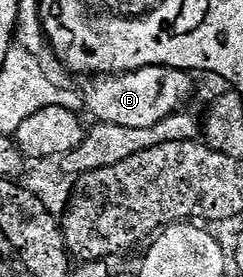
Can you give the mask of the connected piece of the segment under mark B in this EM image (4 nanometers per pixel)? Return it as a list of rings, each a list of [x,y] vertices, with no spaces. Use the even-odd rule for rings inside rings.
[[[152,66],[130,74],[93,76],[83,87],[85,110],[93,113],[98,123],[109,122],[123,128],[151,128],[184,107],[181,105],[193,94],[193,78],[190,71],[170,66]]]

